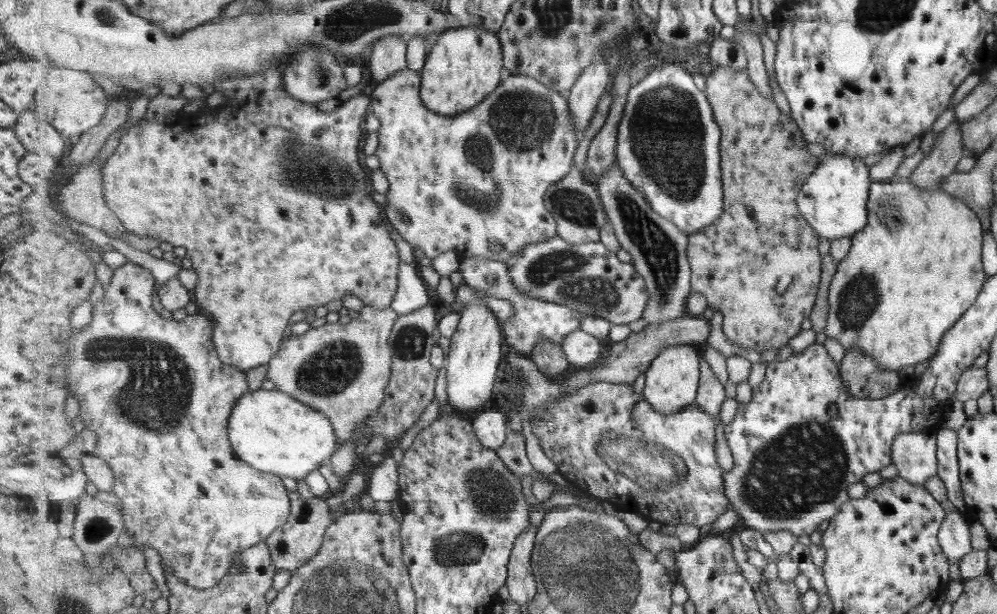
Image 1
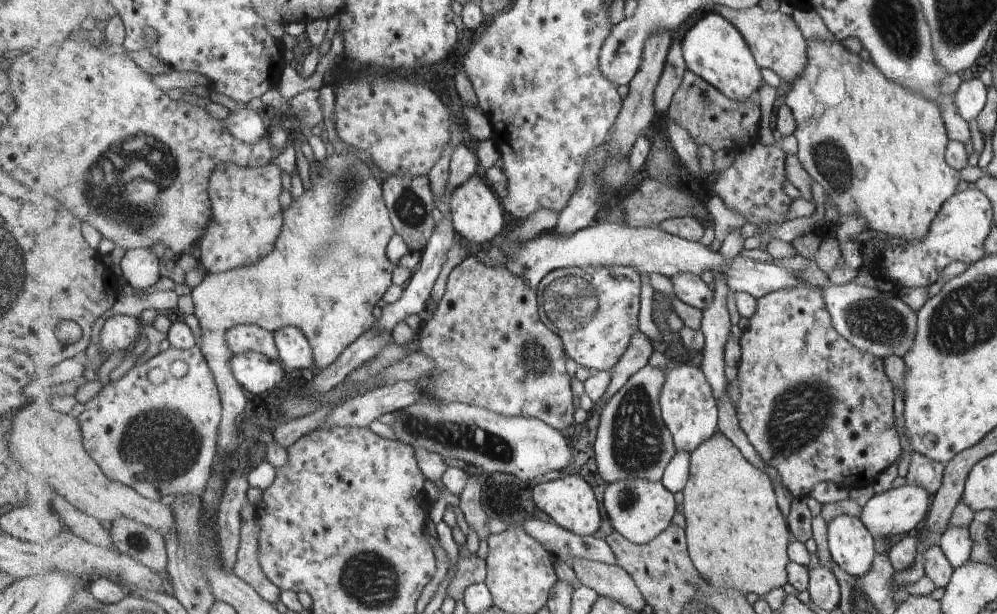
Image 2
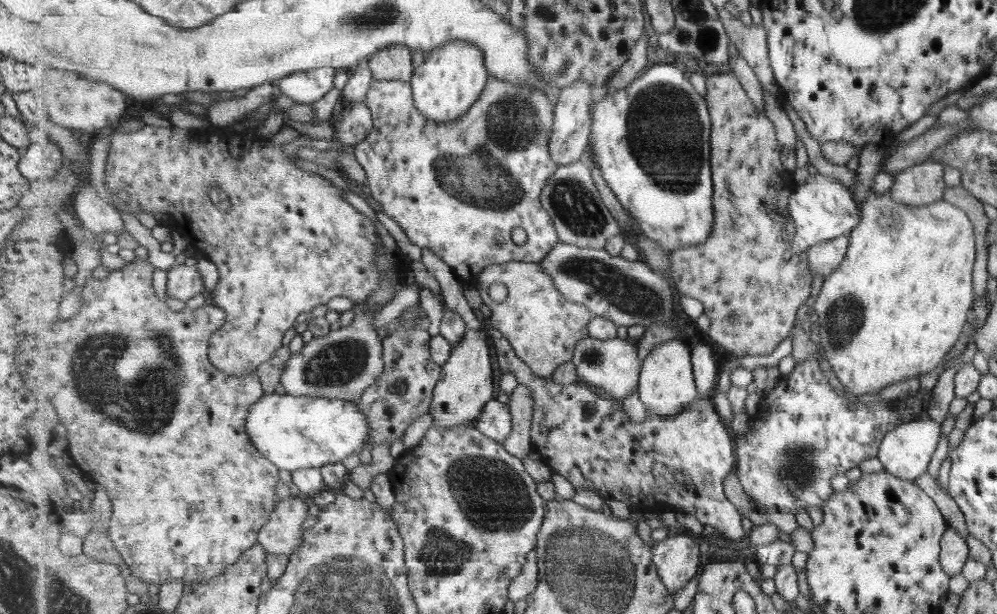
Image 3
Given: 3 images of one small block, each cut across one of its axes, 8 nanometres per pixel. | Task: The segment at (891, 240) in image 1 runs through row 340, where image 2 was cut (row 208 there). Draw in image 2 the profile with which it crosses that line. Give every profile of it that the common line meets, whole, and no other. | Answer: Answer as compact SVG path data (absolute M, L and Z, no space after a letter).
M835 38L829 40L811 39L808 42L808 63L805 70L792 82L786 94L785 104L791 107L796 118L794 135L798 138L800 144L798 155L801 162L816 182L823 186L831 203L837 208L840 218L851 215L864 216L870 230L882 232L891 236L891 238L903 238L907 242L919 242L927 234L937 211L951 195L955 194L955 185L959 181L958 171L947 162L943 162L943 150L945 150L945 144L947 144L948 134L945 134L944 122L941 122L941 116L939 116L940 108L937 108L935 101L924 97L921 93L905 88L897 81L889 80L873 60L863 60L859 53L850 51L842 41Z

